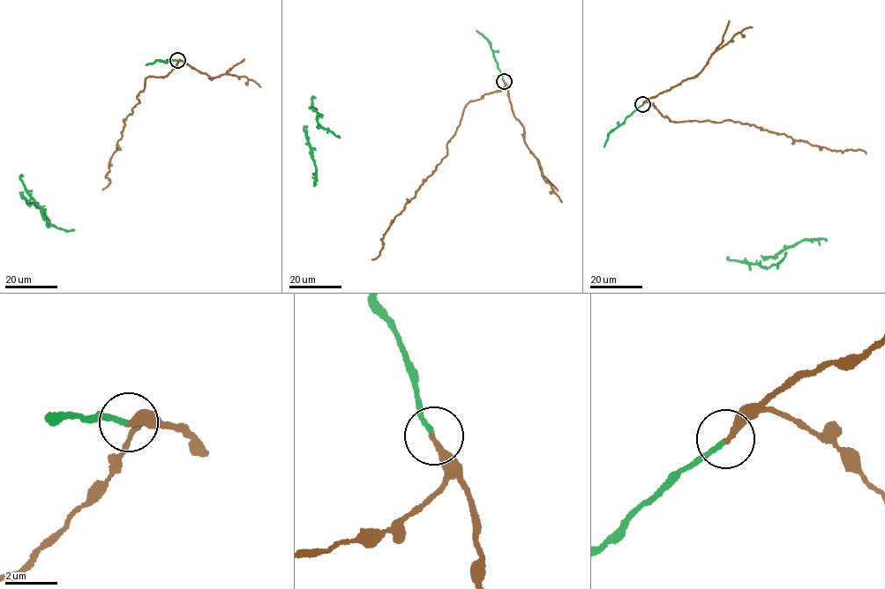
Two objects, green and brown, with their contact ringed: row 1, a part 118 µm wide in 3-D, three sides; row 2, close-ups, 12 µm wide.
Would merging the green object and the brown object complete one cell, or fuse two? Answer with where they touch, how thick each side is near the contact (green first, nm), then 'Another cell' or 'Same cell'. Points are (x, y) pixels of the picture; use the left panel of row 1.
Place: (177, 60). Thickness 190 nm (green) against 280 nm. Same cell

